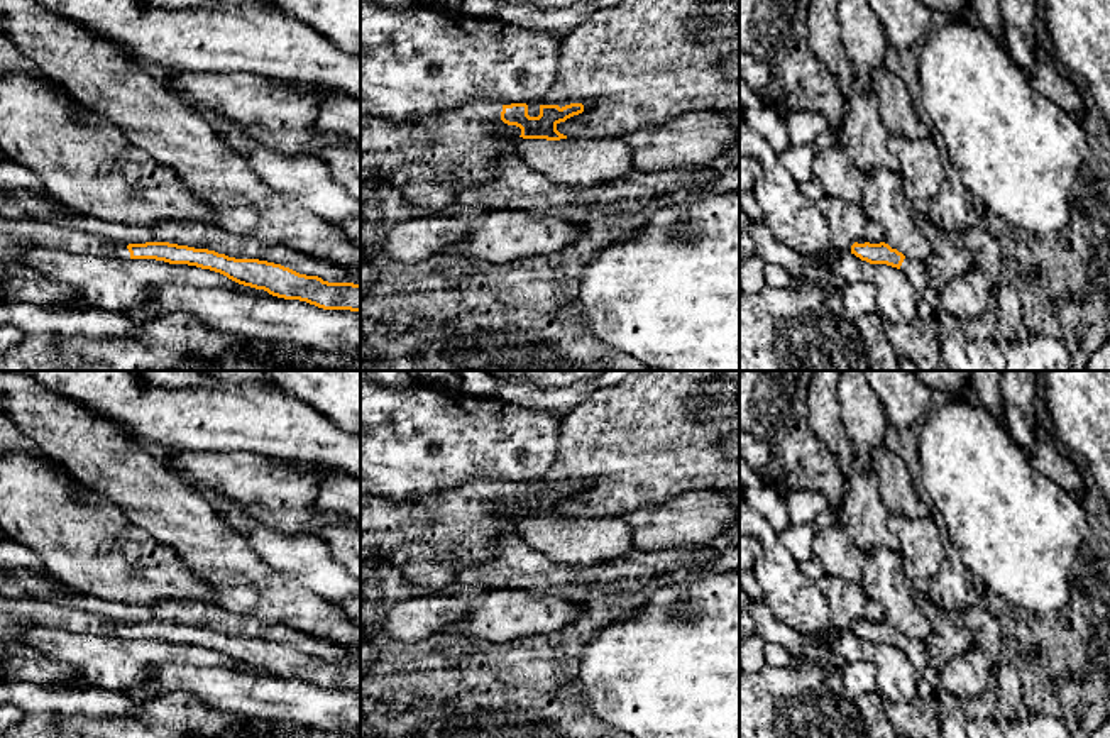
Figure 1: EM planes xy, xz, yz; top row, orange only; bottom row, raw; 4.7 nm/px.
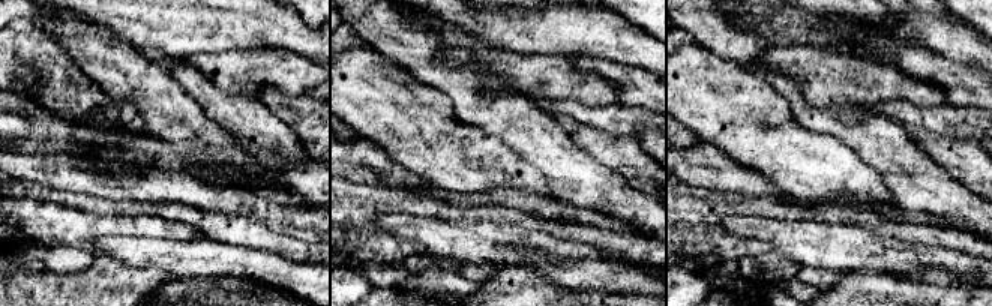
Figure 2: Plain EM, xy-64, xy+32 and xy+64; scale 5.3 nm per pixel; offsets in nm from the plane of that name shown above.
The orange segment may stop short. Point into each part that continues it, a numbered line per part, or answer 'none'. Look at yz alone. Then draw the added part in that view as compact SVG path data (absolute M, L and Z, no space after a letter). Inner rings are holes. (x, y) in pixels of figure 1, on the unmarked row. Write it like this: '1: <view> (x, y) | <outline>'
1: yz (917, 652) | M905 636L900 650L919 672L931 662L929 647L922 640Z

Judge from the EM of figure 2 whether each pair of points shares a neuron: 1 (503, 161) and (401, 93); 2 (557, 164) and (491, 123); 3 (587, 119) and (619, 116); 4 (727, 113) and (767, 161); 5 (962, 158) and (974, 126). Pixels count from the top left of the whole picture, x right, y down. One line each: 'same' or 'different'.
1: same
2: same
3: same
4: same
5: different

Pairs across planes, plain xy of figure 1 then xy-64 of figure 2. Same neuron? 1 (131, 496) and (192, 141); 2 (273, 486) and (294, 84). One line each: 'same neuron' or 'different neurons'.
1: same neuron
2: same neuron

